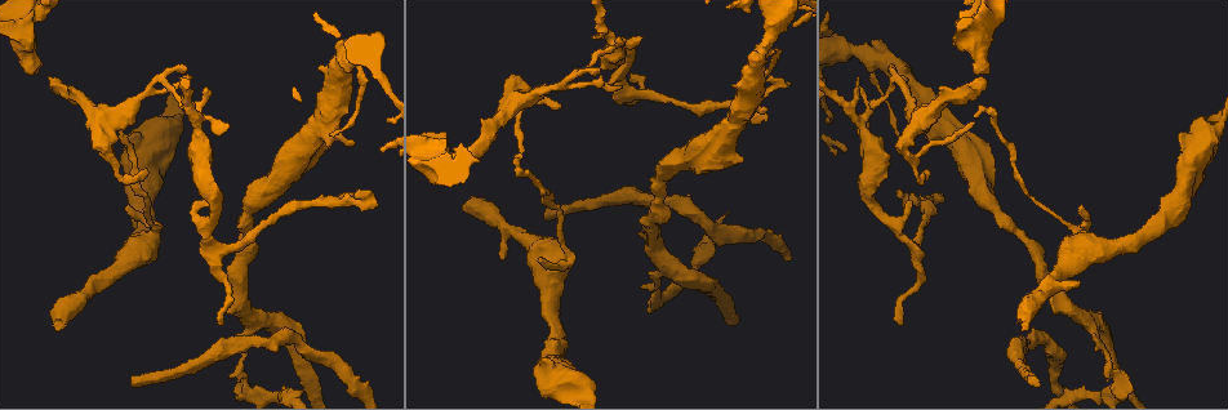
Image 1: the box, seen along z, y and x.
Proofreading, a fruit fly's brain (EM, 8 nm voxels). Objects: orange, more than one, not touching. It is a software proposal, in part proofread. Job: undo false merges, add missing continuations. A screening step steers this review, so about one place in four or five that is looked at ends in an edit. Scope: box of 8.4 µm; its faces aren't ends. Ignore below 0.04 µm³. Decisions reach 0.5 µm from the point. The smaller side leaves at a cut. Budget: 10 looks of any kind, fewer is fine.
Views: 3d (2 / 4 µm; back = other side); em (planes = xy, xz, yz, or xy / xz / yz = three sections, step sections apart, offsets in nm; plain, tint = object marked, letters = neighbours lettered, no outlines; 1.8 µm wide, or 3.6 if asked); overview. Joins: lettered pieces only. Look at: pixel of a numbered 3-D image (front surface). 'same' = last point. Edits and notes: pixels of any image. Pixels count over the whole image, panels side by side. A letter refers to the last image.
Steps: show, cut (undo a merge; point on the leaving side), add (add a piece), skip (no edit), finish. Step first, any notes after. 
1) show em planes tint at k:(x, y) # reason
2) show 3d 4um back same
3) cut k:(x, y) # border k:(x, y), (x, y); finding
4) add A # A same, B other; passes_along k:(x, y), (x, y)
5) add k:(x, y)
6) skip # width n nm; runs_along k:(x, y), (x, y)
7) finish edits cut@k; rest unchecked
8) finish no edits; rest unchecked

show em planes letters at 1:(1039, 383) # branch stops here

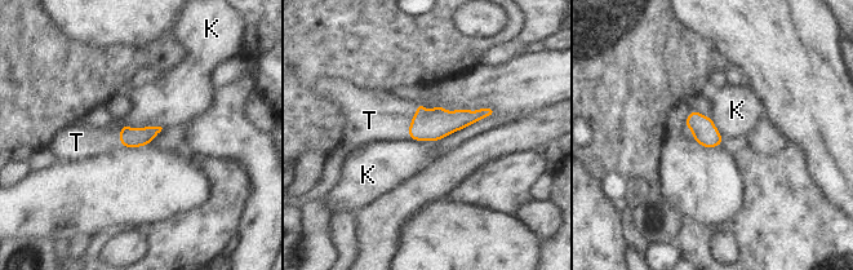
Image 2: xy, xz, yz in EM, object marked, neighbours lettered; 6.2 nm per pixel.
add T # K other, T same; it goes on there

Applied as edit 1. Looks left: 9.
show 3d 2um at 1:(515, 102) # three arms meet

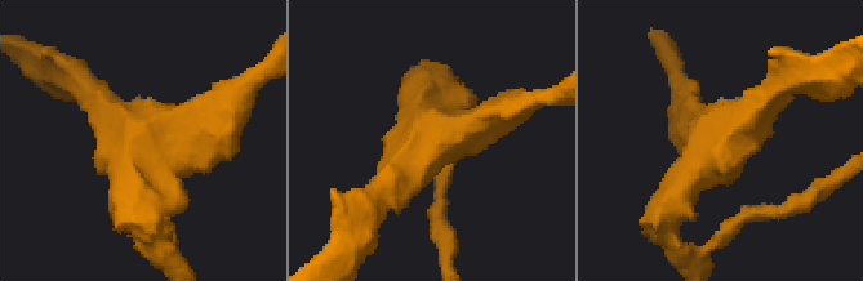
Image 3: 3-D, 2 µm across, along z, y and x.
show em planes plain at 3:(437, 132) # arms 3; arm_widths 180, 240, 240 nm; now the EM

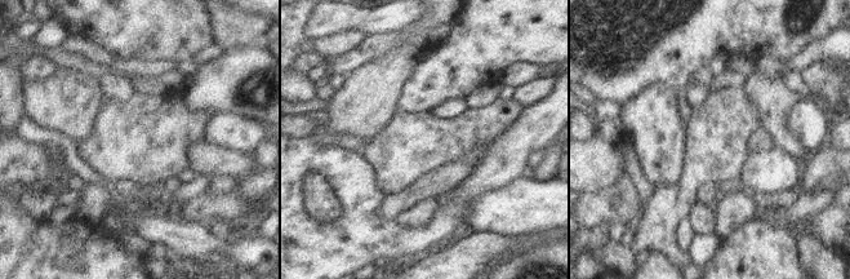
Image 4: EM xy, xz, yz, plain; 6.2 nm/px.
show em planes letters same # what lies round it

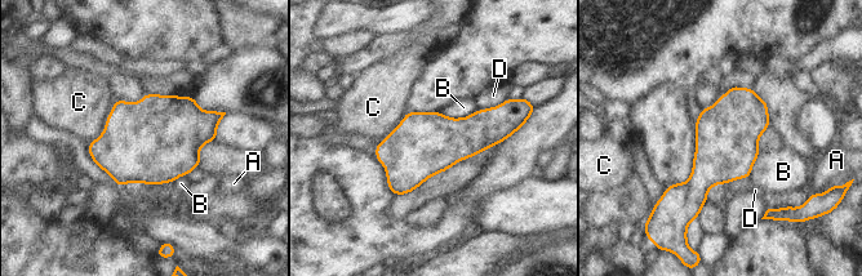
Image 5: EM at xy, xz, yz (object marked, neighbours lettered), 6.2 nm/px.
skip # A other, B other, C other, D other; border 5:(478, 108), (458, 118), (441, 112); all the same neuron

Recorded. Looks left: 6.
show em xz step 8 letters at 1:(35, 71) # branch stops here

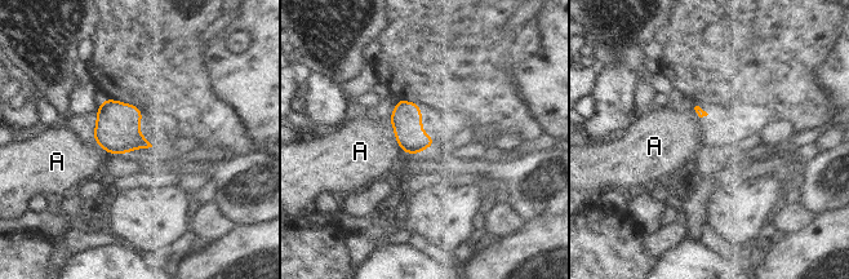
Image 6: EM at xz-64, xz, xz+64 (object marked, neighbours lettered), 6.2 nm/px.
show em planes letters same # another direction

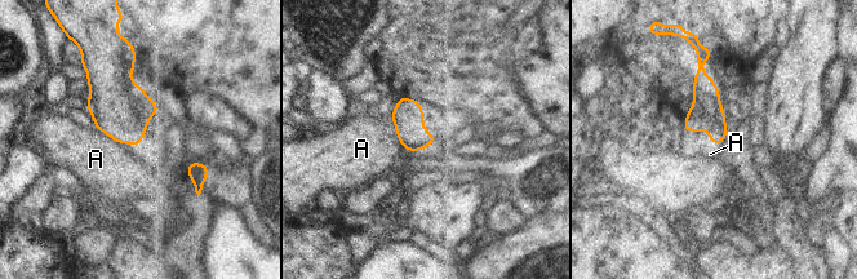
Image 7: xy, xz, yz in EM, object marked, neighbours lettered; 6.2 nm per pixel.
skip # A other; border 7:(94, 127), (118, 142), (137, 146); no lettered piece goes on from it

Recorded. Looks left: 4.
show em planes letters at 1:(860, 121) # thin arm on a thick one

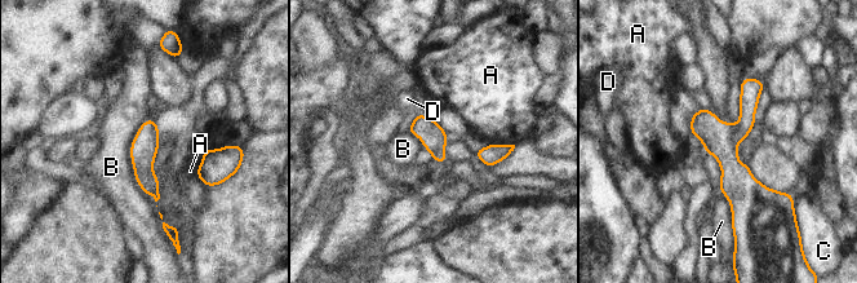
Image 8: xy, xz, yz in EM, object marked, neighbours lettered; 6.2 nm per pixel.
cut 8:(715, 135) # width 160 nm; A other, B other, C other, D other; a second neuron is stuck on

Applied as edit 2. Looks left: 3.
finish edits add@2, cut@8; rest unchecked

